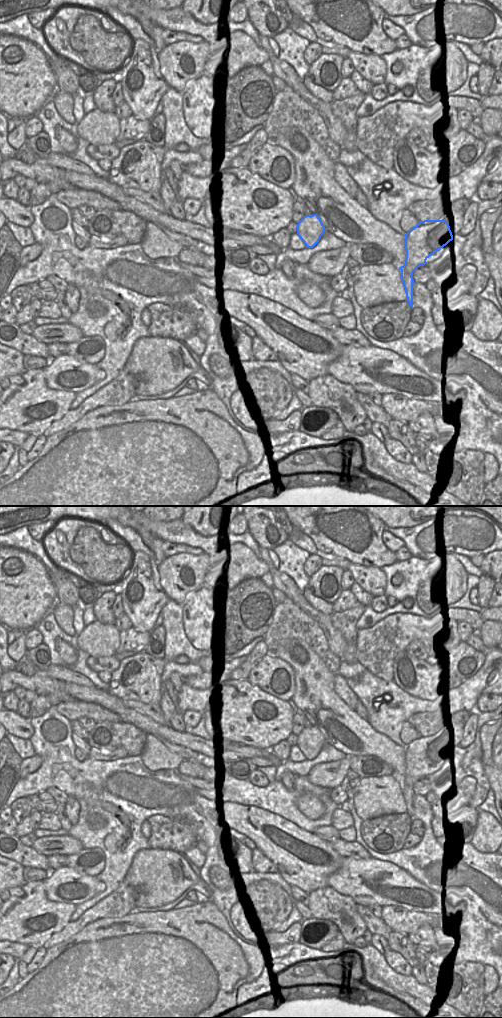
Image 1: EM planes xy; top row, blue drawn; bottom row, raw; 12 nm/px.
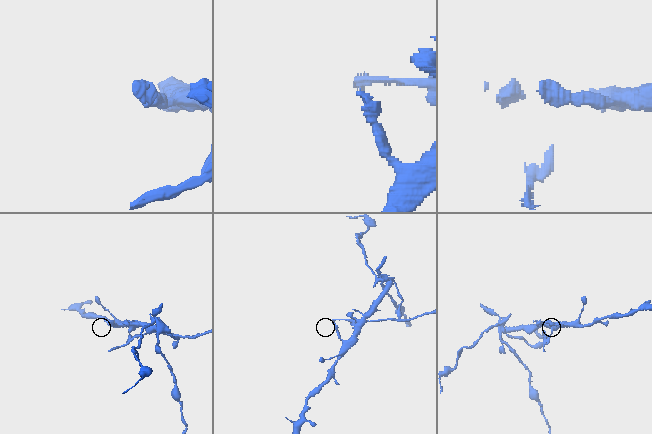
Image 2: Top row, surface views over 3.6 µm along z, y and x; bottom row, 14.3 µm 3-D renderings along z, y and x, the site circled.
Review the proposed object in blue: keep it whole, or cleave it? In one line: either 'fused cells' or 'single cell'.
fused cells

